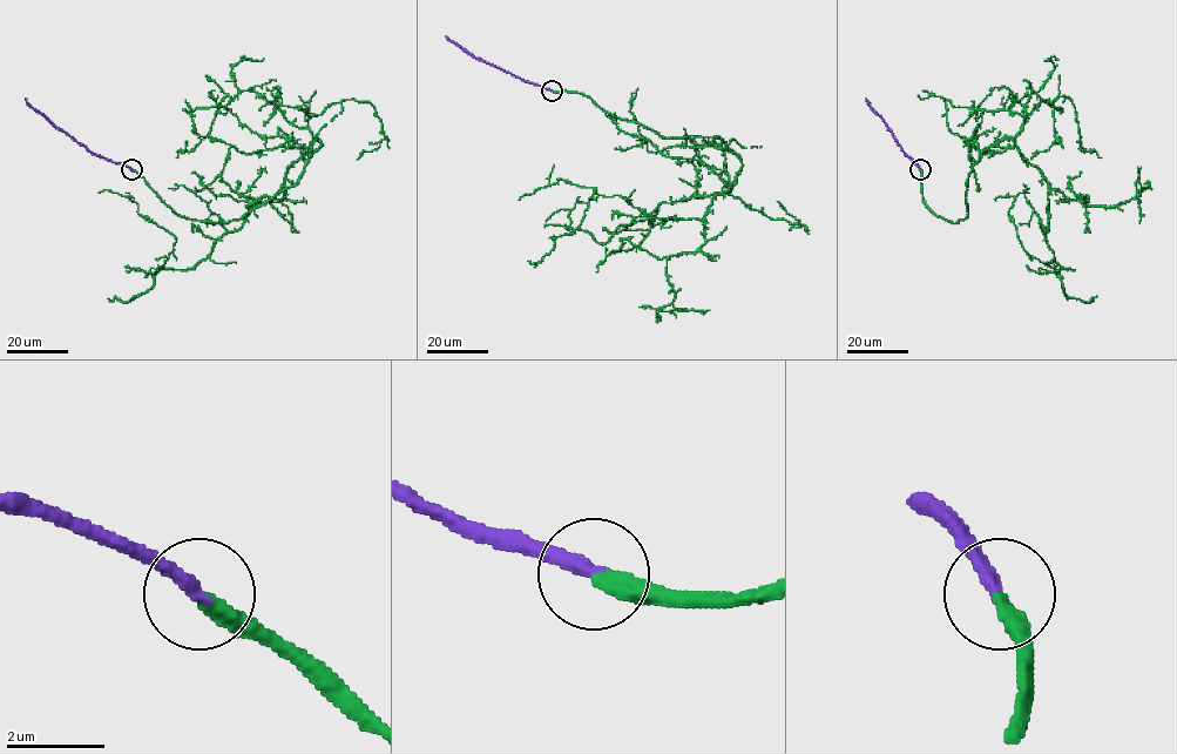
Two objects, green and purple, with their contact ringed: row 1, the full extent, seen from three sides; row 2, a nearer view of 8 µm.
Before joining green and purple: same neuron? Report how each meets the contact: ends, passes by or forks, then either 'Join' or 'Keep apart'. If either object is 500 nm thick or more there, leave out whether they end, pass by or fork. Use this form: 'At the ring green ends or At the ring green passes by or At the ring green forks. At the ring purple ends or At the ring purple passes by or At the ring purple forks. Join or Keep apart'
At the ring green ends. At the ring purple ends. Join

